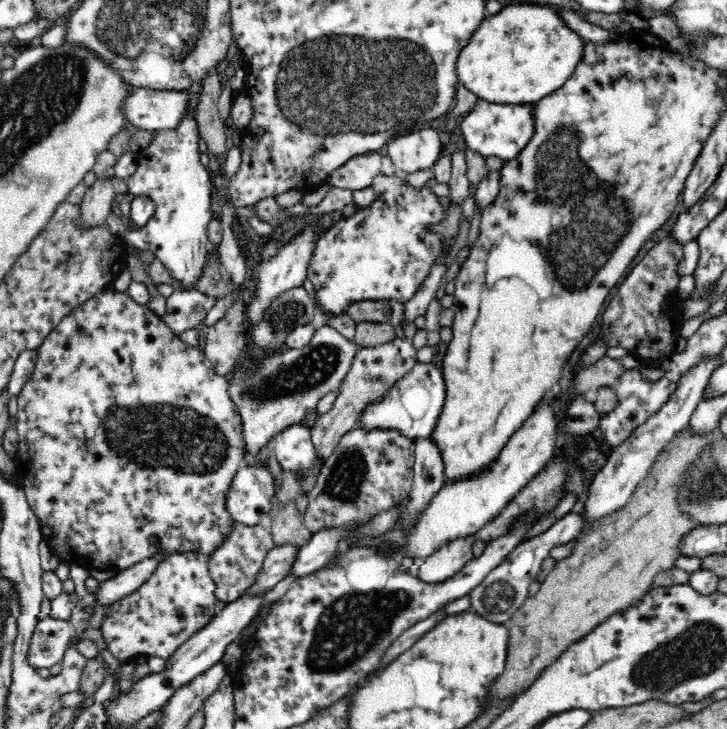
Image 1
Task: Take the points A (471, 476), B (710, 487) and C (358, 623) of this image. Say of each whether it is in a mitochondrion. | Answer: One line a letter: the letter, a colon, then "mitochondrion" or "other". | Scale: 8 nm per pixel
A: other
B: mitochondrion
C: mitochondrion

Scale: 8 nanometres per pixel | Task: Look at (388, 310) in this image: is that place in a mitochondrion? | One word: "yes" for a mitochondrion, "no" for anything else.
no

